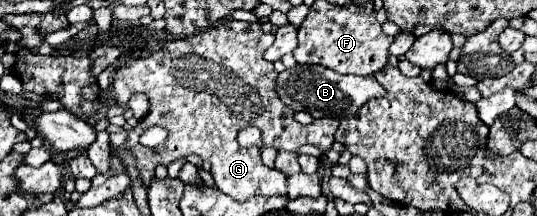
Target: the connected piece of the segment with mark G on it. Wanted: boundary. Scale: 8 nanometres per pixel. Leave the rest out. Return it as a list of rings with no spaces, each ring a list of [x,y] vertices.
[[[231,20],[219,28],[171,40],[149,58],[129,62],[113,72],[113,92],[119,104],[125,104],[135,92],[149,96],[151,108],[139,126],[155,124],[167,130],[165,142],[155,148],[145,148],[135,138],[133,142],[121,144],[121,148],[131,150],[137,158],[143,182],[149,184],[149,180],[153,180],[157,164],[171,164],[177,158],[199,154],[203,160],[211,162],[215,185],[235,200],[281,196],[285,194],[285,176],[261,164],[257,146],[243,148],[237,144],[239,128],[257,126],[265,146],[283,146],[283,150],[289,152],[297,152],[303,144],[313,144],[322,152],[332,147],[340,124],[337,118],[314,119],[313,124],[303,126],[293,120],[293,110],[277,100],[273,92],[277,72],[273,64],[263,58],[263,52],[273,40],[275,36],[263,34],[259,24]]]

